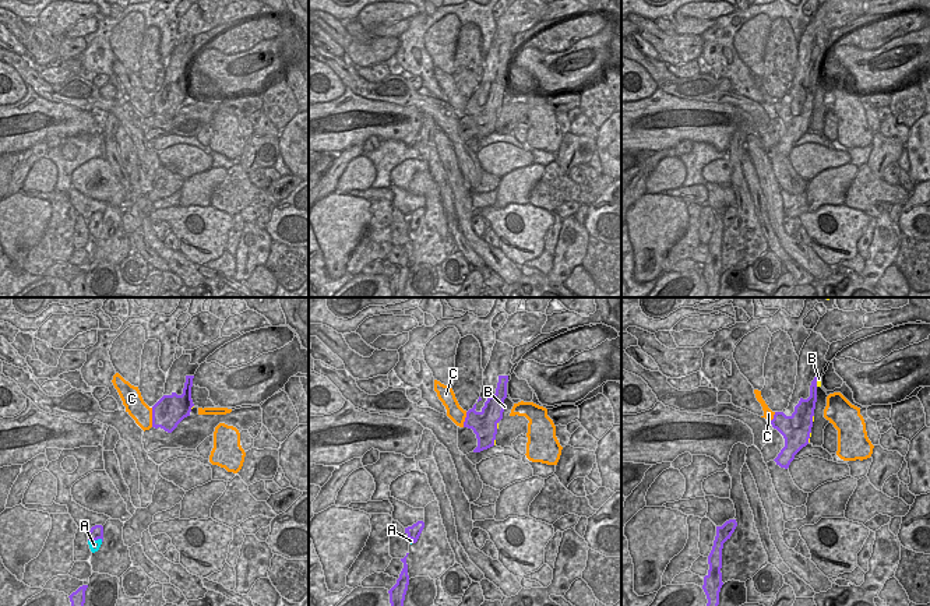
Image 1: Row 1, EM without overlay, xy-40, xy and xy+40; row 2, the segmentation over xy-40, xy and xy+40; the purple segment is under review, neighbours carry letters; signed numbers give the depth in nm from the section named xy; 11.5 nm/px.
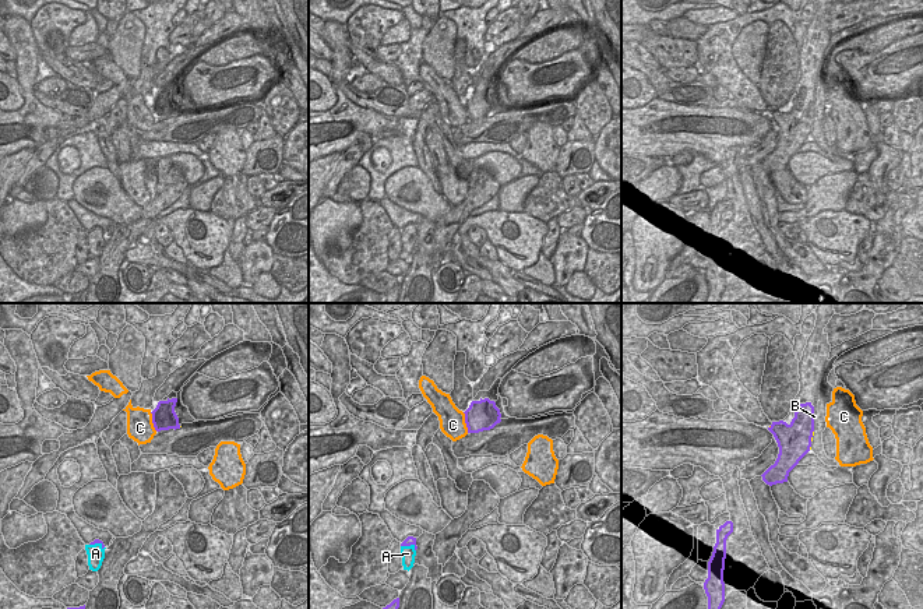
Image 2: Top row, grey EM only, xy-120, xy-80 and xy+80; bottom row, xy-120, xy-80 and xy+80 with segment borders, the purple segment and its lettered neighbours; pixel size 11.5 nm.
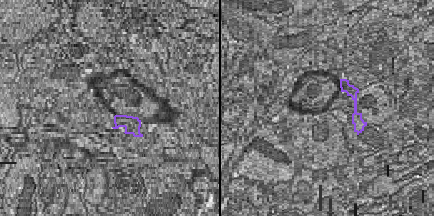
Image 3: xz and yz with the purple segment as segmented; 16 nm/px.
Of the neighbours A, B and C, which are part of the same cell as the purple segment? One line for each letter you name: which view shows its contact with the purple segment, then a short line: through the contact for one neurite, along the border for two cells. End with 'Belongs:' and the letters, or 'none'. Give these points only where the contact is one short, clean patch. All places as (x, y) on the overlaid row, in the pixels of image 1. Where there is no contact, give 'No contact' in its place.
B: Touches purple in xy+40
Belongs: B.

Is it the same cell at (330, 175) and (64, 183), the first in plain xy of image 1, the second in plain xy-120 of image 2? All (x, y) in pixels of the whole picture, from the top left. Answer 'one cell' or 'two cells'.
two cells

